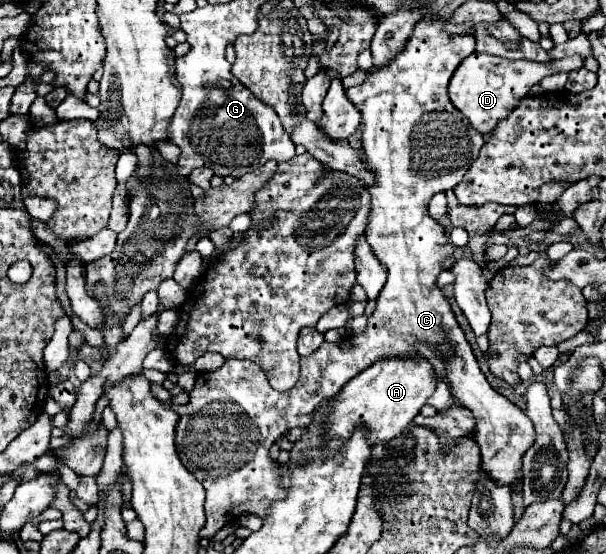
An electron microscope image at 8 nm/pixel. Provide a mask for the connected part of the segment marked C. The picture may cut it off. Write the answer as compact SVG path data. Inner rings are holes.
M418 22L412 38L406 48L384 68L378 68L374 74L366 76L366 82L356 88L348 88L346 96L362 114L362 146L366 156L366 166L376 174L376 184L368 188L372 196L372 210L368 218L366 240L372 246L374 254L388 268L388 280L384 290L378 296L376 310L368 318L368 324L362 334L346 336L346 342L330 344L324 342L312 356L302 358L302 370L298 384L288 392L278 392L268 386L266 374L258 364L250 360L226 360L220 370L200 372L196 376L194 390L190 392L190 402L184 406L174 406L170 402L164 408L178 412L180 420L176 424L176 450L194 478L206 488L206 524L200 530L200 538L214 538L214 534L226 524L234 522L238 516L252 512L260 518L266 518L270 504L286 498L286 490L278 488L278 466L270 462L268 450L276 438L286 434L290 428L306 428L320 408L322 402L334 398L340 388L352 380L362 370L370 368L374 362L386 358L416 358L418 344L428 346L444 364L444 382L450 388L452 398L456 398L464 408L468 408L476 418L474 440L482 452L482 470L498 484L514 488L522 480L522 454L534 444L536 432L532 420L510 400L500 396L482 374L468 340L464 338L462 328L458 326L448 298L436 284L436 278L442 270L450 270L456 262L454 244L450 242L442 224L430 218L426 206L436 192L452 190L466 174L470 164L478 158L478 152L484 144L482 134L478 134L462 116L460 110L448 100L448 82L458 68L458 62L474 52L472 36L448 36L442 26L446 22Z

